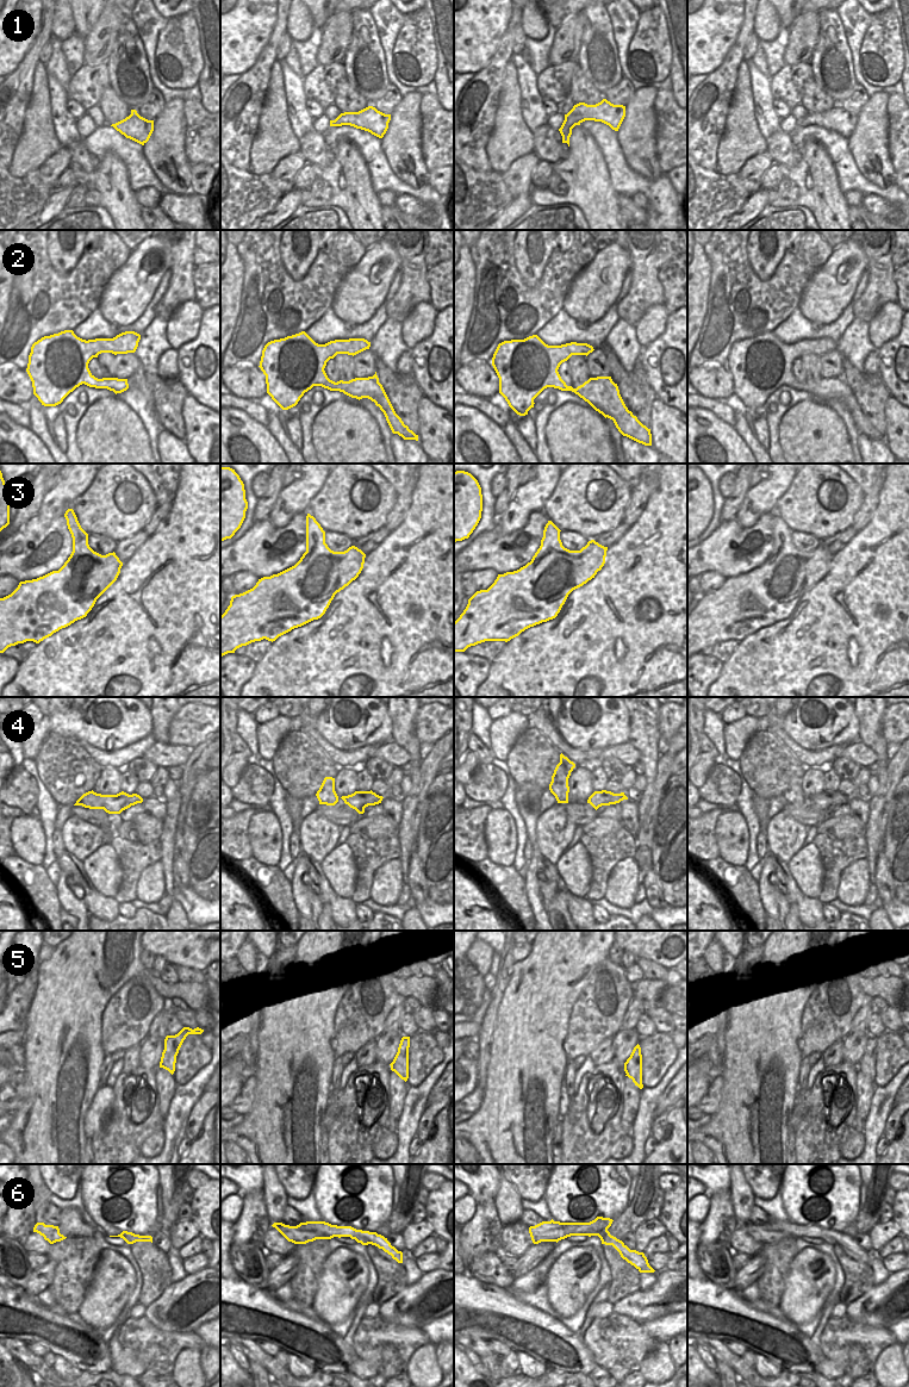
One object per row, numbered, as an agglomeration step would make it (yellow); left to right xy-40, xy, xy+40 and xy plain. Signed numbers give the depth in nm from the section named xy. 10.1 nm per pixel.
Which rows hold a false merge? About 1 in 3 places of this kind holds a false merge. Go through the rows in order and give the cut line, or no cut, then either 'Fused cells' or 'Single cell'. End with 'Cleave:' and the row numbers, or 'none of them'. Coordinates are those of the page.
1: No split. Single cell
2: No split. Single cell
3: No split. Single cell
4: Split along xy+40 (565, 764), (561, 773), (552, 782). Fused cells
5: No split. Single cell
6: Split along xy+40 (606, 1230), (599, 1231), (596, 1235). Fused cells
Cleave: 4, 6.

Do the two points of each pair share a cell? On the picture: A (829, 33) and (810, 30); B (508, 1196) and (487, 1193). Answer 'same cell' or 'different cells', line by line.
A: different cells
B: different cells

